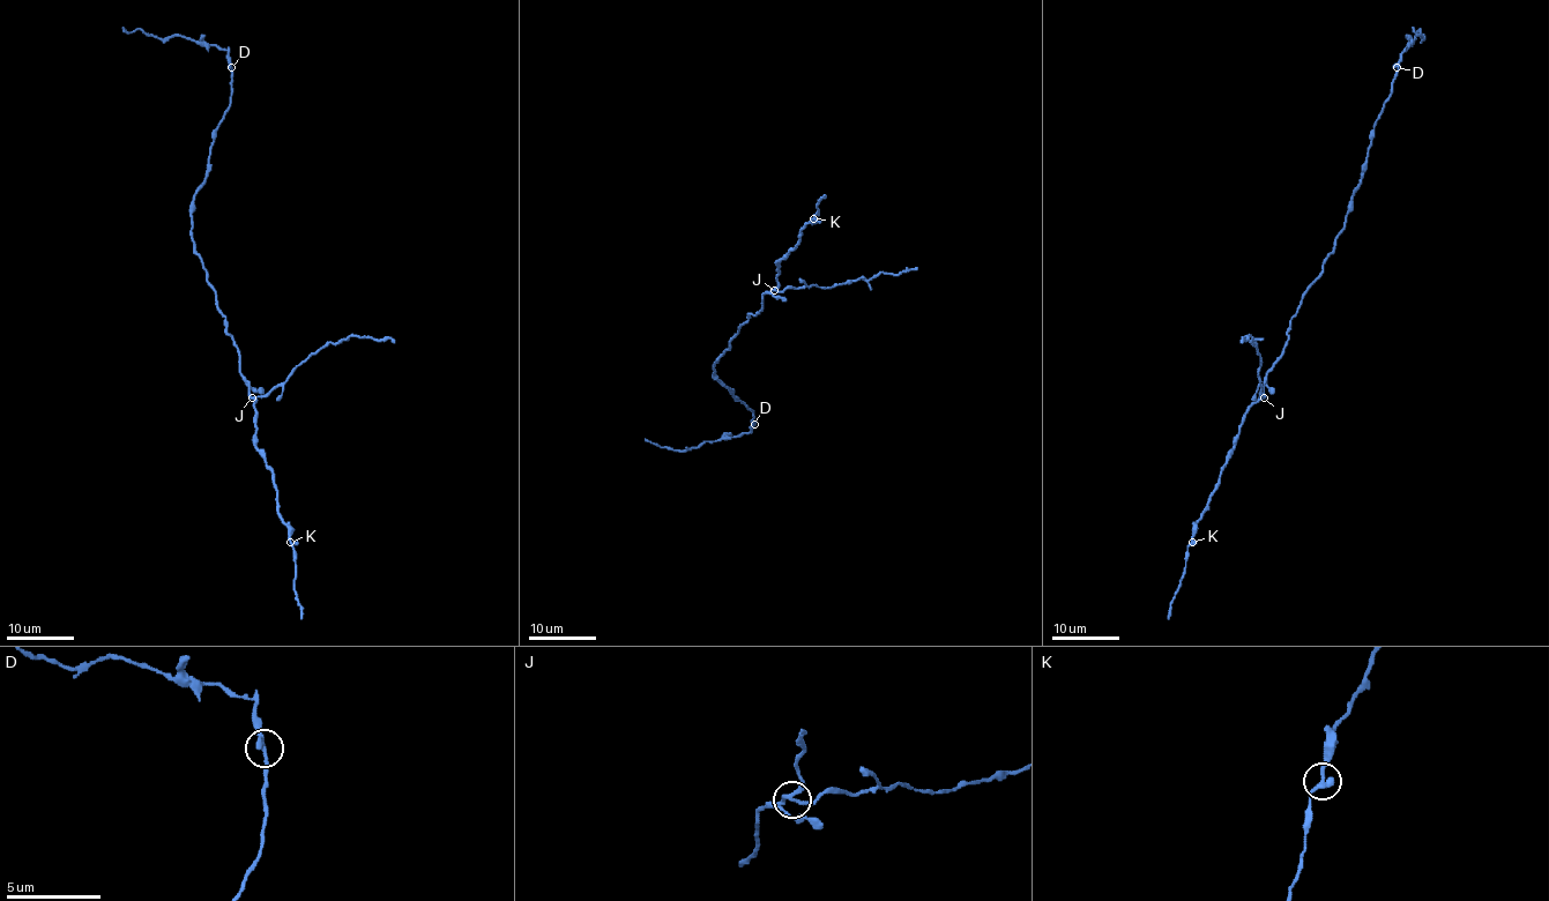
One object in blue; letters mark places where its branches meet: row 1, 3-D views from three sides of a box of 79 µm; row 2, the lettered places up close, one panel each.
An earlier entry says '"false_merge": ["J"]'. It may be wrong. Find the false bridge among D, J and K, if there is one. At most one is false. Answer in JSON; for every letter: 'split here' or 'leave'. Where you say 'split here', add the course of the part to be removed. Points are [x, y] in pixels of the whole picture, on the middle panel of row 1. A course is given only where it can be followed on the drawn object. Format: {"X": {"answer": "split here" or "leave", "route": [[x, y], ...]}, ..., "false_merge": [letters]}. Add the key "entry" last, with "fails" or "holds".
{"D": {"answer": "leave"}, "J": {"answer": "split here", "route": [[774, 290], [811, 284], [833, 287], [861, 278], [871, 280], [881, 273], [900, 275], [916, 268]]}, "K": {"answer": "leave"}, "false_merge": ["J"], "entry": "holds"}

